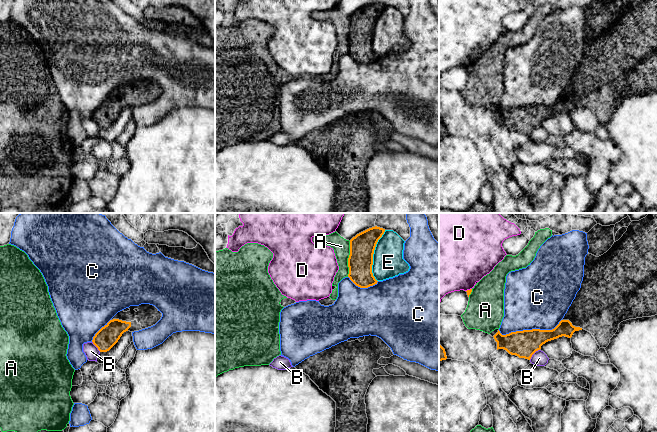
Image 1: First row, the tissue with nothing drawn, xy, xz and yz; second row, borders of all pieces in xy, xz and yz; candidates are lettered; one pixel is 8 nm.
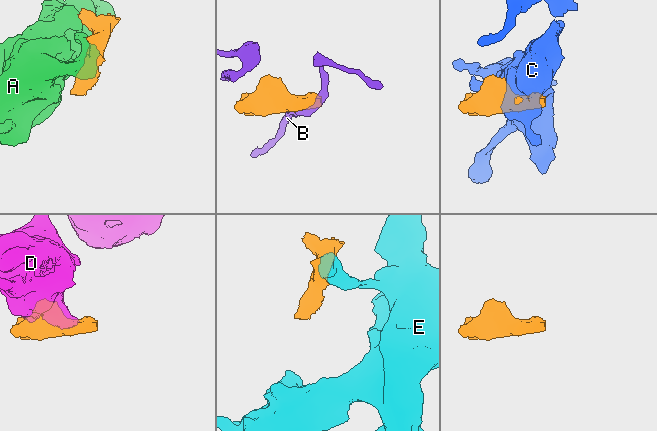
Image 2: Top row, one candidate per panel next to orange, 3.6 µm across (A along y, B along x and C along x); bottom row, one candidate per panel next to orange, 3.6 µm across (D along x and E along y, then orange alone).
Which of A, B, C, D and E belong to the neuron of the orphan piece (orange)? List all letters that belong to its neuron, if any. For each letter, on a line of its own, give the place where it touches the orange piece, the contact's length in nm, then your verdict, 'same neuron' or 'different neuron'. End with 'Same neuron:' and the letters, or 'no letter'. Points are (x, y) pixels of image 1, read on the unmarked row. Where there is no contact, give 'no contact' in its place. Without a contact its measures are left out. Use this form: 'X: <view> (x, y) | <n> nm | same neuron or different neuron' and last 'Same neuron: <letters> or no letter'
A: xz (348, 35) | 280 nm | different neuron
B: yz (533, 129) | 120 nm | different neuron
C: yz (530, 106) | 500 nm | different neuron
D: yz (468, 66) | 50 nm | different neuron
E: xz (372, 32) | 420 nm | different neuron
Same neuron: no letter

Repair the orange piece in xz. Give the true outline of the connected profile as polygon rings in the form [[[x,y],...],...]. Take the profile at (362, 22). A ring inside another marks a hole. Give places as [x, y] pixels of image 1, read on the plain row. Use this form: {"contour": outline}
{"contour": [[[375,2],[357,10],[350,16],[348,53],[360,64],[368,64],[378,58],[372,49],[373,30],[384,8],[385,5]]]}

